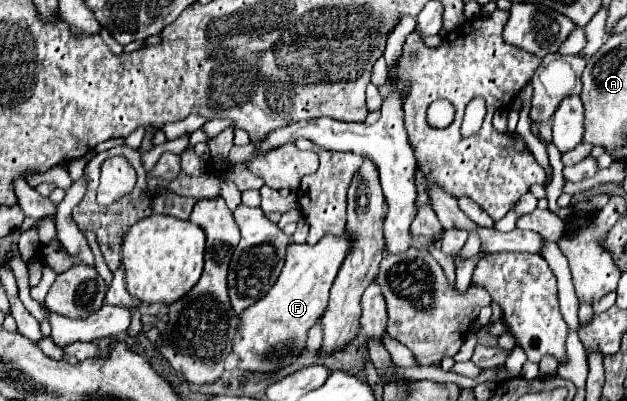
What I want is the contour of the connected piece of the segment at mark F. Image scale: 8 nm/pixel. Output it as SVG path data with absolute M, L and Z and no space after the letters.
M343 232L341 236L323 236L313 246L289 244L285 266L275 286L241 316L239 338L233 346L233 352L239 358L239 370L273 374L295 364L295 360L305 352L309 328L323 316L327 308L329 290L349 248L349 232Z

